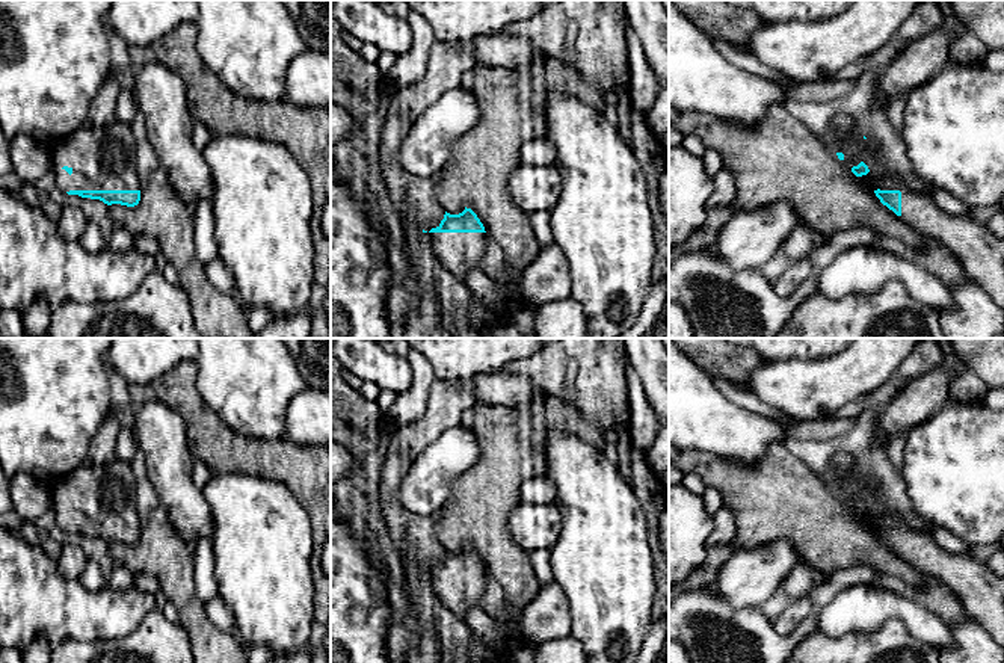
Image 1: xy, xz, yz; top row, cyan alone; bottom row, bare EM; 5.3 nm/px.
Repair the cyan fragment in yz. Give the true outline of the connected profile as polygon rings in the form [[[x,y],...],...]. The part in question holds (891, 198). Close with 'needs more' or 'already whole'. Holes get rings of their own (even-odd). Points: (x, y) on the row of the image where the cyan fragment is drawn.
[[[836,153],[852,172],[874,189],[883,205],[900,216],[925,240],[945,246],[972,278],[1004,310],[1004,239],[974,219],[953,216],[933,198],[912,192],[894,172],[877,175],[864,163],[867,157]]]; needs more

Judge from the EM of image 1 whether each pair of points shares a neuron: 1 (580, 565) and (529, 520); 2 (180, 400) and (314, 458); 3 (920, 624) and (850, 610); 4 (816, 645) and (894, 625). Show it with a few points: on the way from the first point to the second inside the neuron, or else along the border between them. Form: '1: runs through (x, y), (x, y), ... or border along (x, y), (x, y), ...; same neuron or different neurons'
1: border along (556, 506), (560, 514), (560, 533), (550, 550); different neurons
2: runs through (213, 434), (234, 453), (281, 458); same neuron
3: runs through (903, 609), (867, 609); same neuron
4: runs through (835, 647), (874, 645); same neuron

